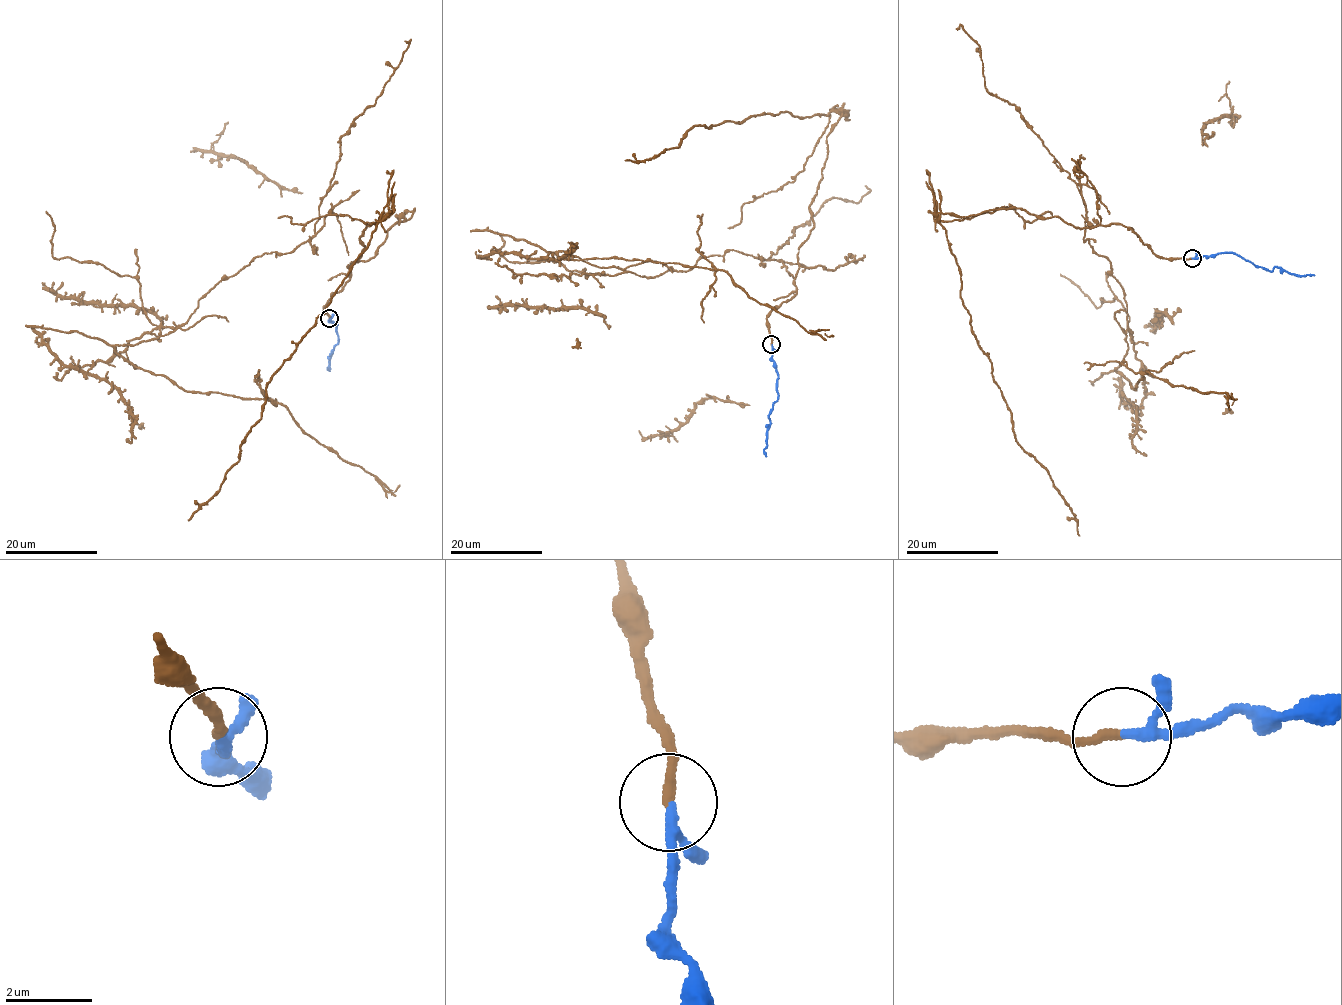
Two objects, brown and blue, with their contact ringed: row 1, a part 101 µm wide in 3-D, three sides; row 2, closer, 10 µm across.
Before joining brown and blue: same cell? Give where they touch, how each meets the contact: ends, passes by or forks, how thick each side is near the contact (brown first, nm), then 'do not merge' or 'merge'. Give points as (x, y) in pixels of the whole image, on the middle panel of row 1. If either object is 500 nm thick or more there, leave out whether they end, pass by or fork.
place (771, 344); brown ends; blue passes by; calibres 200 and 200 nm; do not merge

